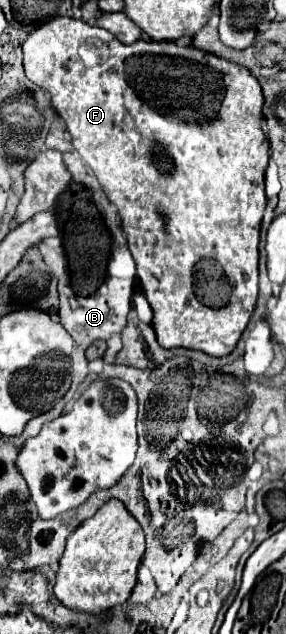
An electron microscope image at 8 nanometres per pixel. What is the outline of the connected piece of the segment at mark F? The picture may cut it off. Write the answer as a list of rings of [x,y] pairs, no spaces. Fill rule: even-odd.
[[[52,18],[38,26],[22,44],[24,48],[24,70],[30,82],[44,88],[52,96],[52,106],[58,116],[66,122],[68,132],[72,136],[74,150],[82,156],[82,160],[96,174],[104,194],[118,208],[122,218],[122,230],[128,236],[128,248],[136,260],[138,280],[142,282],[142,290],[154,310],[152,328],[156,332],[158,344],[162,348],[194,348],[202,350],[210,356],[226,356],[234,350],[240,340],[258,296],[258,238],[260,238],[260,222],[262,212],[266,208],[266,192],[264,192],[264,172],[270,158],[270,144],[264,140],[262,124],[262,90],[256,82],[256,76],[246,66],[236,66],[224,58],[208,54],[204,50],[196,50],[194,46],[178,46],[174,42],[144,42],[136,40],[134,44],[122,44],[104,28],[88,26],[78,18]],[[82,46],[96,46],[106,54],[96,58],[94,64],[84,64],[80,56]]]

